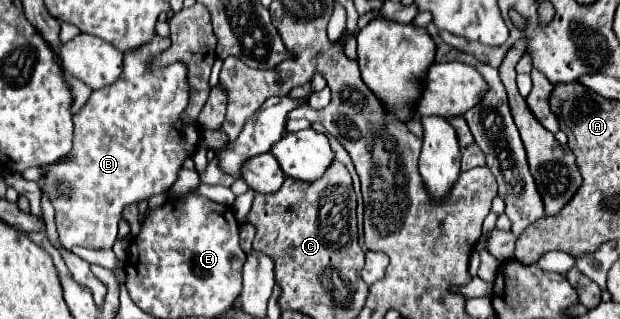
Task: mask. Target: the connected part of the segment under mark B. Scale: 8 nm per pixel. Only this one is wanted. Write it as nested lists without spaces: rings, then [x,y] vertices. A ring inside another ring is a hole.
[[[158,36],[154,38],[152,44],[146,44],[144,48],[136,50],[136,52],[126,52],[124,54],[124,72],[120,76],[118,82],[106,86],[106,88],[100,88],[100,90],[94,90],[88,104],[72,118],[74,120],[74,148],[72,148],[72,158],[66,160],[66,162],[54,162],[54,164],[48,164],[48,174],[44,178],[44,190],[50,194],[52,198],[52,204],[56,206],[56,230],[58,230],[58,240],[64,248],[72,248],[72,246],[86,246],[86,248],[100,248],[100,250],[110,250],[112,244],[116,242],[116,236],[118,236],[118,222],[122,220],[122,208],[128,206],[128,204],[134,204],[134,202],[140,202],[144,198],[150,198],[150,196],[156,196],[156,194],[162,194],[166,192],[168,188],[172,188],[172,184],[176,182],[176,176],[178,176],[178,170],[182,168],[182,162],[192,156],[196,150],[198,150],[198,144],[200,144],[200,128],[198,126],[182,126],[180,122],[180,114],[184,112],[184,108],[188,106],[188,78],[186,78],[186,66],[176,62],[176,64],[170,64],[170,66],[162,66],[162,68],[152,68],[152,58],[164,50],[164,44],[162,48],[158,46]]]

